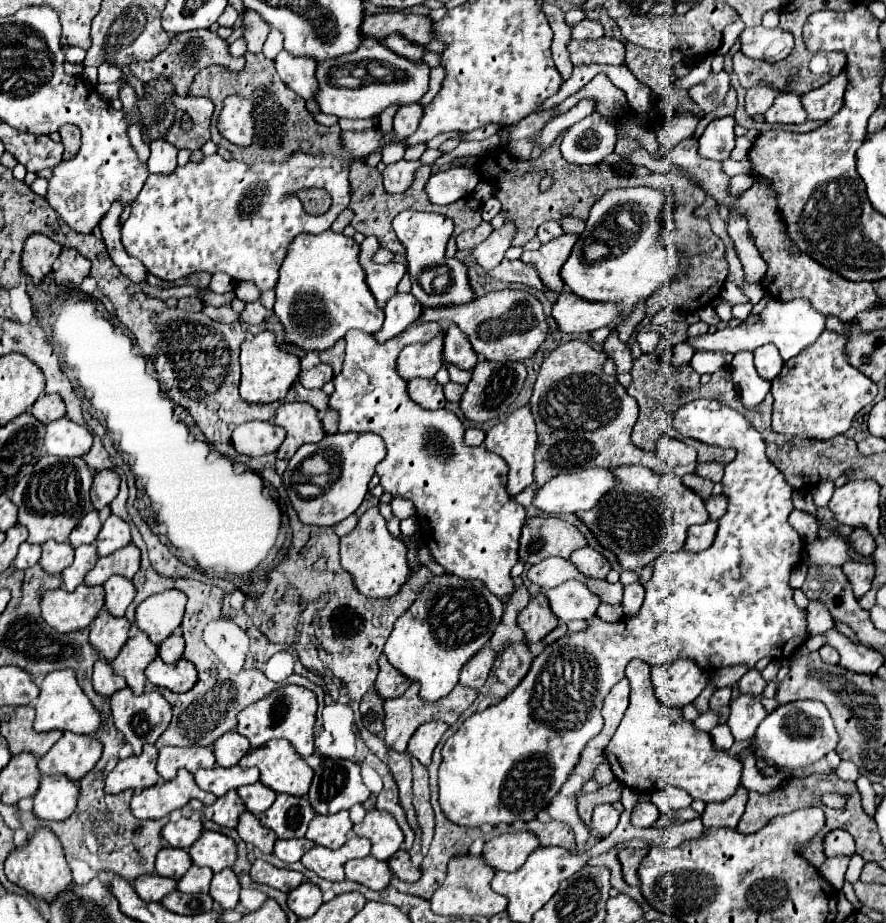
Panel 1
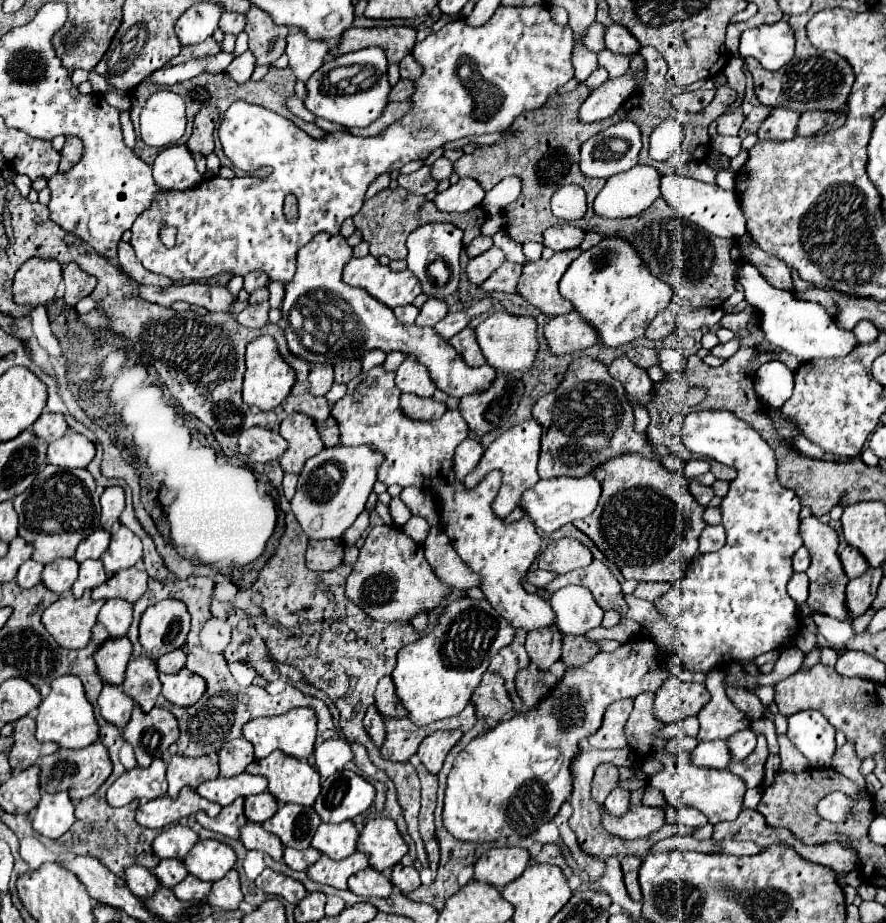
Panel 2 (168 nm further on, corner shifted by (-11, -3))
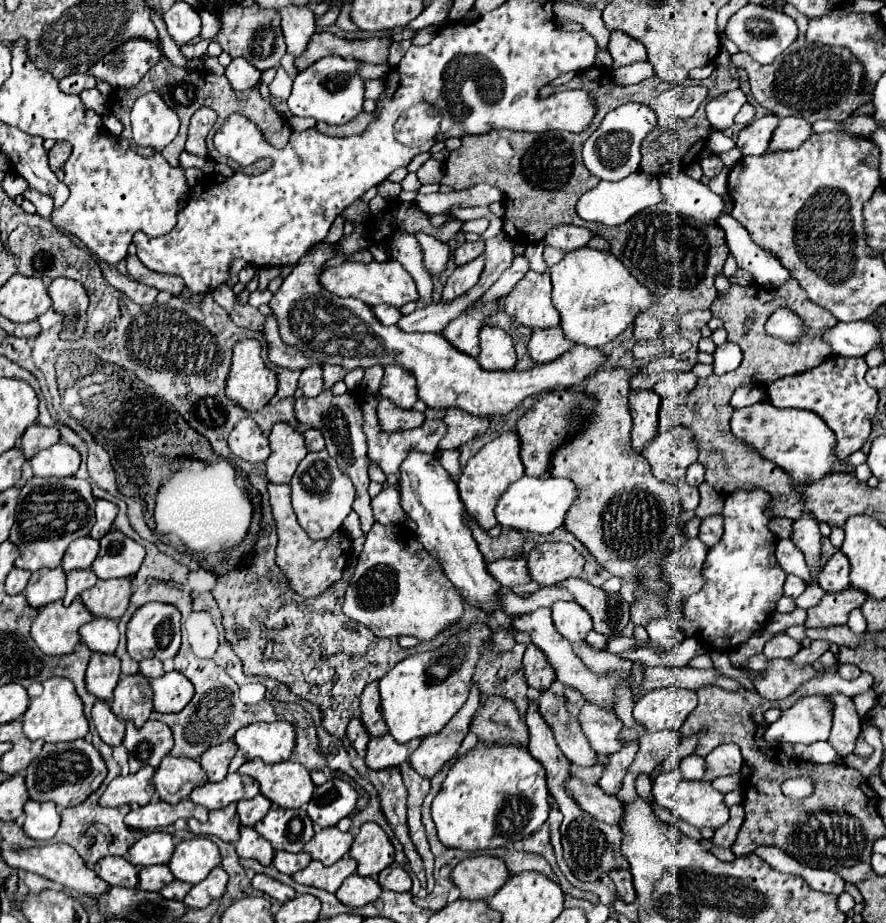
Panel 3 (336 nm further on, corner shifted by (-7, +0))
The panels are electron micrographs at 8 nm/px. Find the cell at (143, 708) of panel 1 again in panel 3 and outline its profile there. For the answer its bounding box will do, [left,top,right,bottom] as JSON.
[123,720,173,774]

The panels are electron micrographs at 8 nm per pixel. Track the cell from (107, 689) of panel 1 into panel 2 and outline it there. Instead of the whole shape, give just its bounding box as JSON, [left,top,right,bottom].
[99,683,135,727]

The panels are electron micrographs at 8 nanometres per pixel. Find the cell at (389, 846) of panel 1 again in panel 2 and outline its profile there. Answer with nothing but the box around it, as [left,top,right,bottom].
[357,817,409,871]

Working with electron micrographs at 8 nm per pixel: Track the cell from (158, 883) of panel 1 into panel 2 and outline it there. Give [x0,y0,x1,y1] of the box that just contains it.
[125,865,161,899]

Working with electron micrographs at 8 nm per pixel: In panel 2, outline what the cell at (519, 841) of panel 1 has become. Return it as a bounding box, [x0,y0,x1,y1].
[473,847,529,887]

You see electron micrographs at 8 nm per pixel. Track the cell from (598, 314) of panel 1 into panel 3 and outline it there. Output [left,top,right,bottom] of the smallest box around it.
[527,326,575,364]

